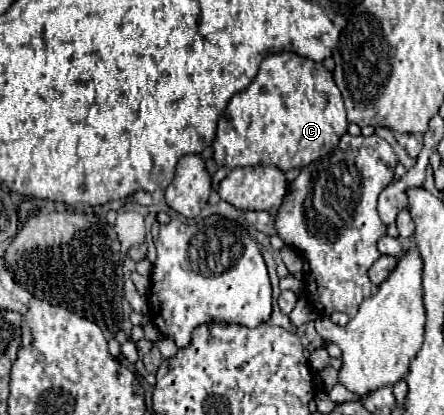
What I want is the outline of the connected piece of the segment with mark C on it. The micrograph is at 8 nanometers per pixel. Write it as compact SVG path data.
M281 52L267 56L249 88L231 98L227 112L219 120L213 158L217 166L227 166L229 170L267 164L287 172L329 154L345 132L343 98L331 72L319 62Z

